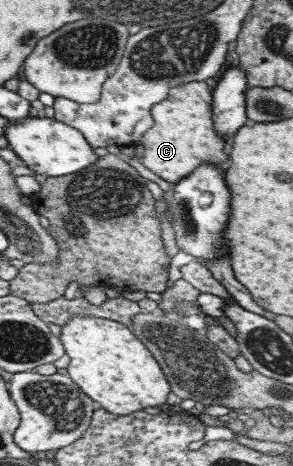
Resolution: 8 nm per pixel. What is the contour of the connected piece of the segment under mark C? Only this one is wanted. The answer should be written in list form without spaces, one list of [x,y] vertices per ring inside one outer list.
[[[188,82],[168,90],[167,96],[151,107],[153,124],[140,136],[144,153],[139,161],[143,168],[167,183],[178,183],[204,163],[222,165],[228,161],[224,155],[224,141],[216,137],[212,127],[211,91],[205,82]]]

